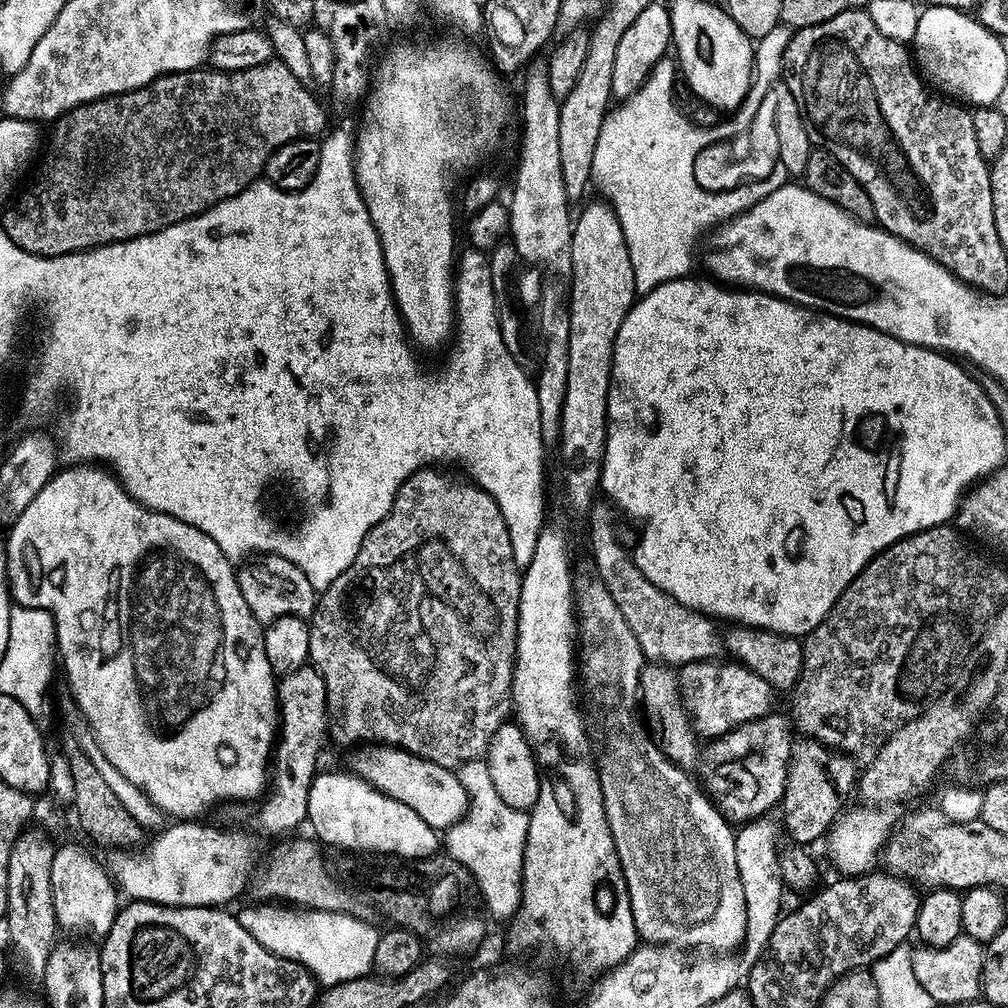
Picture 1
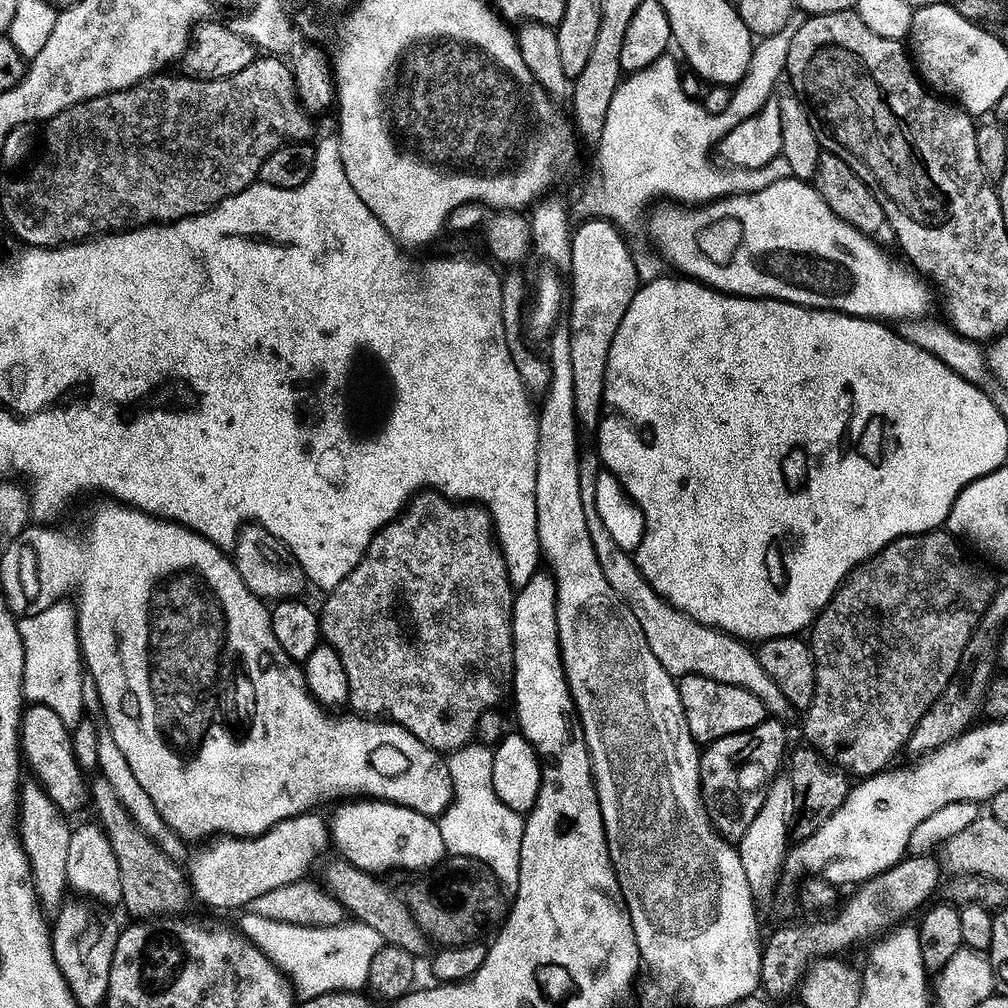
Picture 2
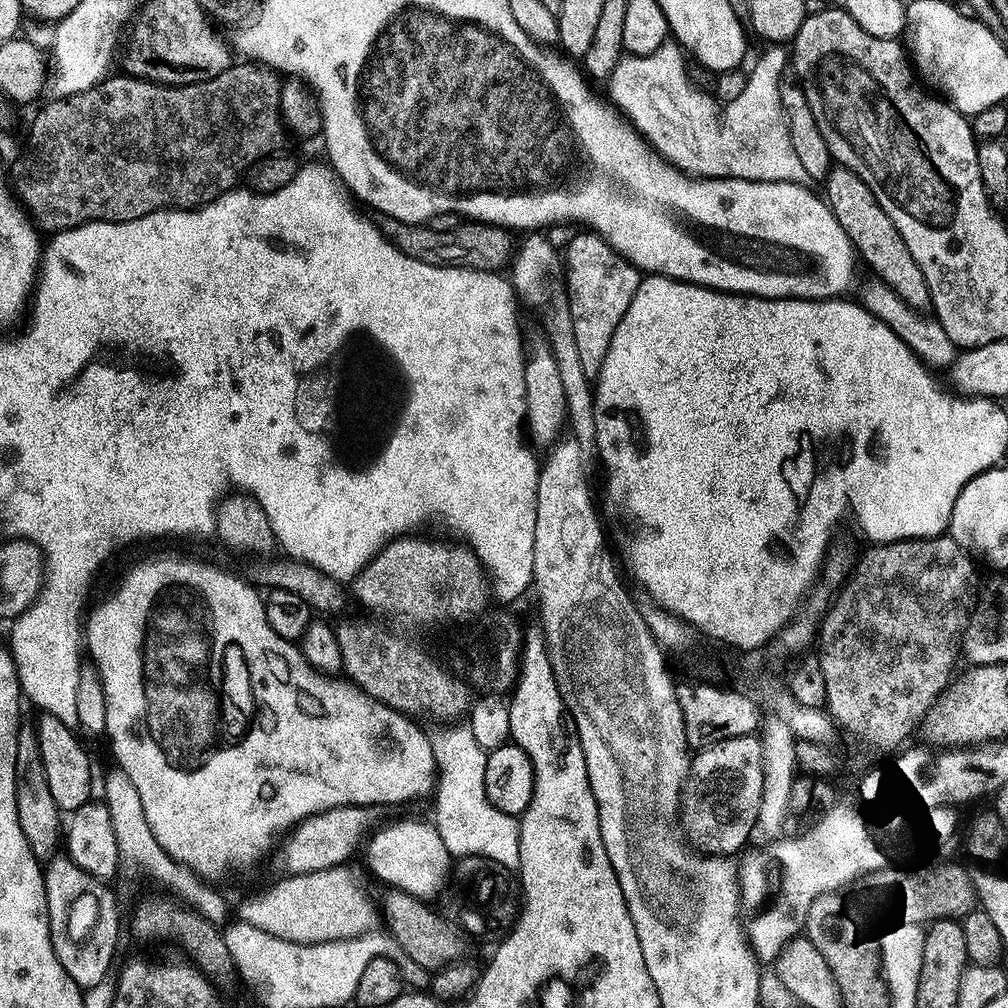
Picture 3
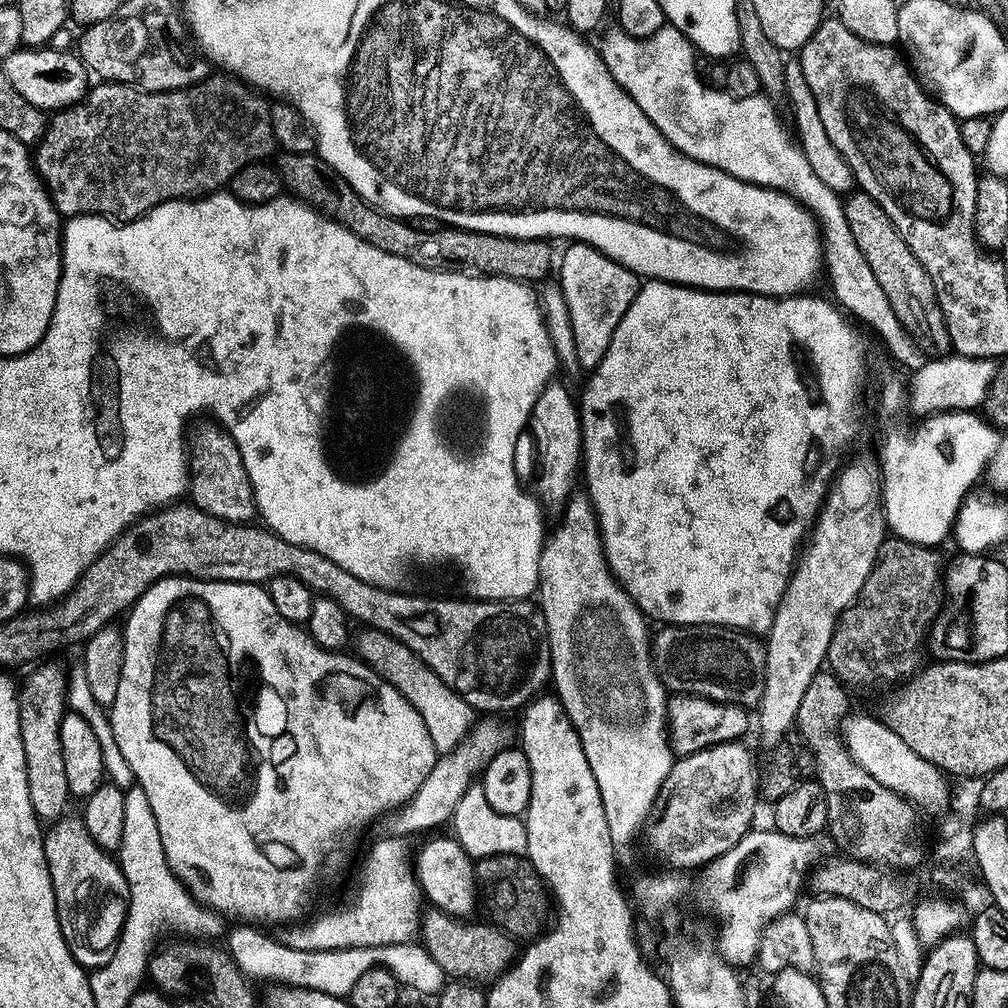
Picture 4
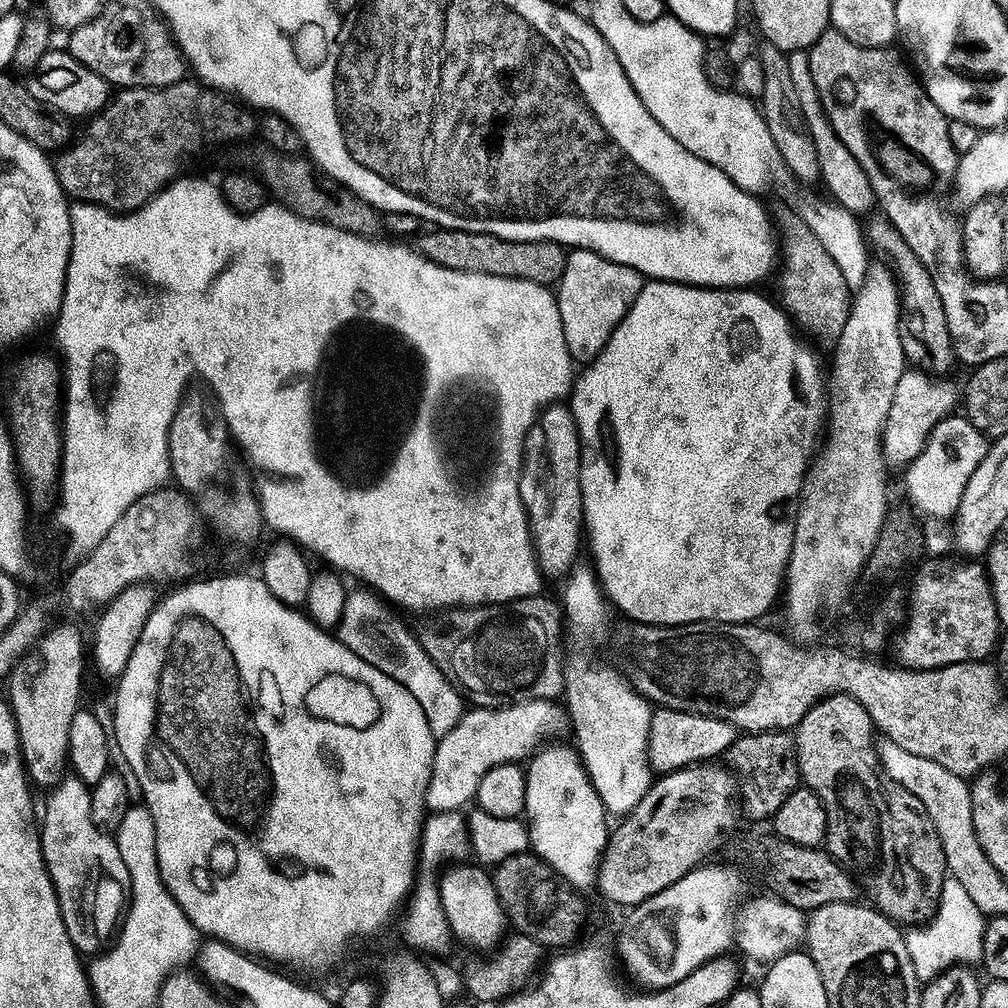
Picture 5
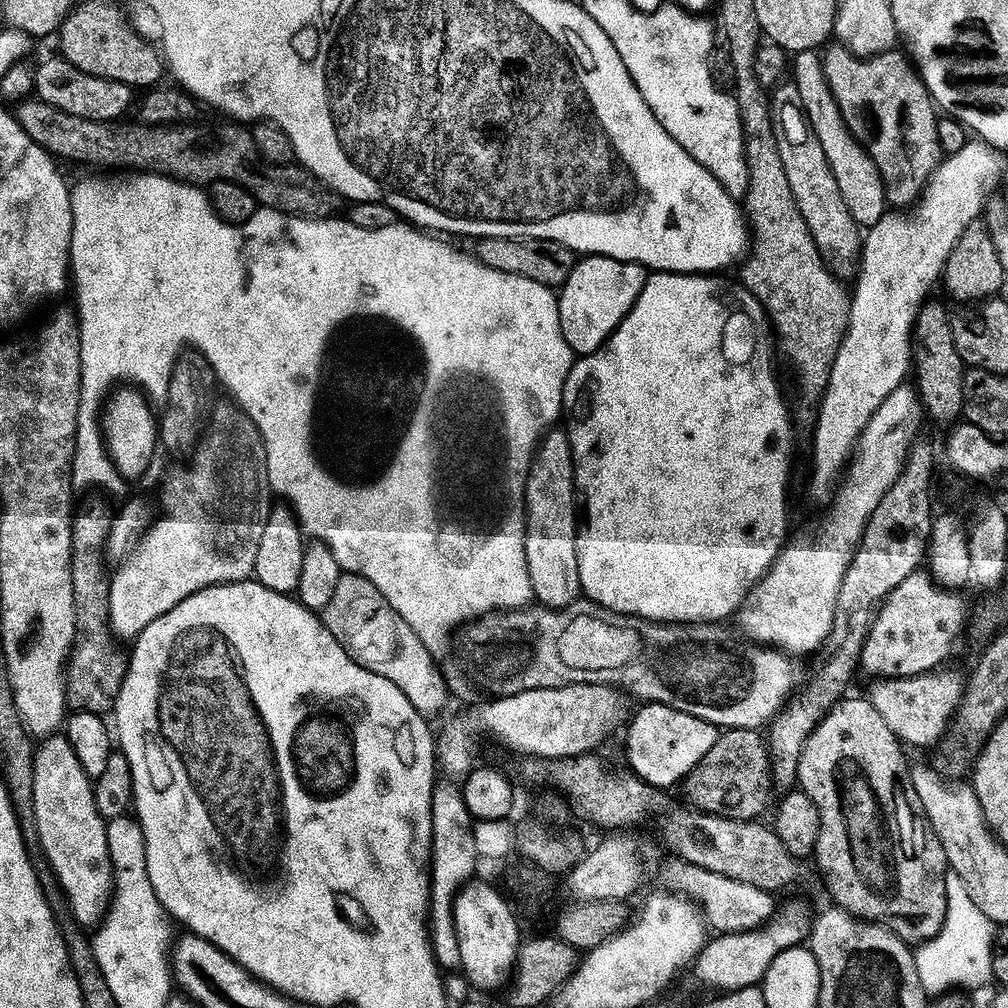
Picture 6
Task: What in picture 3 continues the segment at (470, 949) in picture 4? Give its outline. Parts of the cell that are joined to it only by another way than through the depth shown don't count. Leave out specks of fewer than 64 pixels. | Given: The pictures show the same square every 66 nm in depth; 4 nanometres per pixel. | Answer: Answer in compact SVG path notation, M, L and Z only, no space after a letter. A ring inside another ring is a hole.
M388 890L384 896L384 912L382 908L382 920L388 923L387 931L390 933L393 940L398 942L398 946L402 946L406 955L414 962L418 962L423 968L429 970L439 970L445 968L447 964L452 964L456 960L465 959L468 948L469 937L465 935L459 927L456 928L444 916L439 916L434 909L431 908L431 903L425 902L421 897L412 896L409 892L399 890Z

